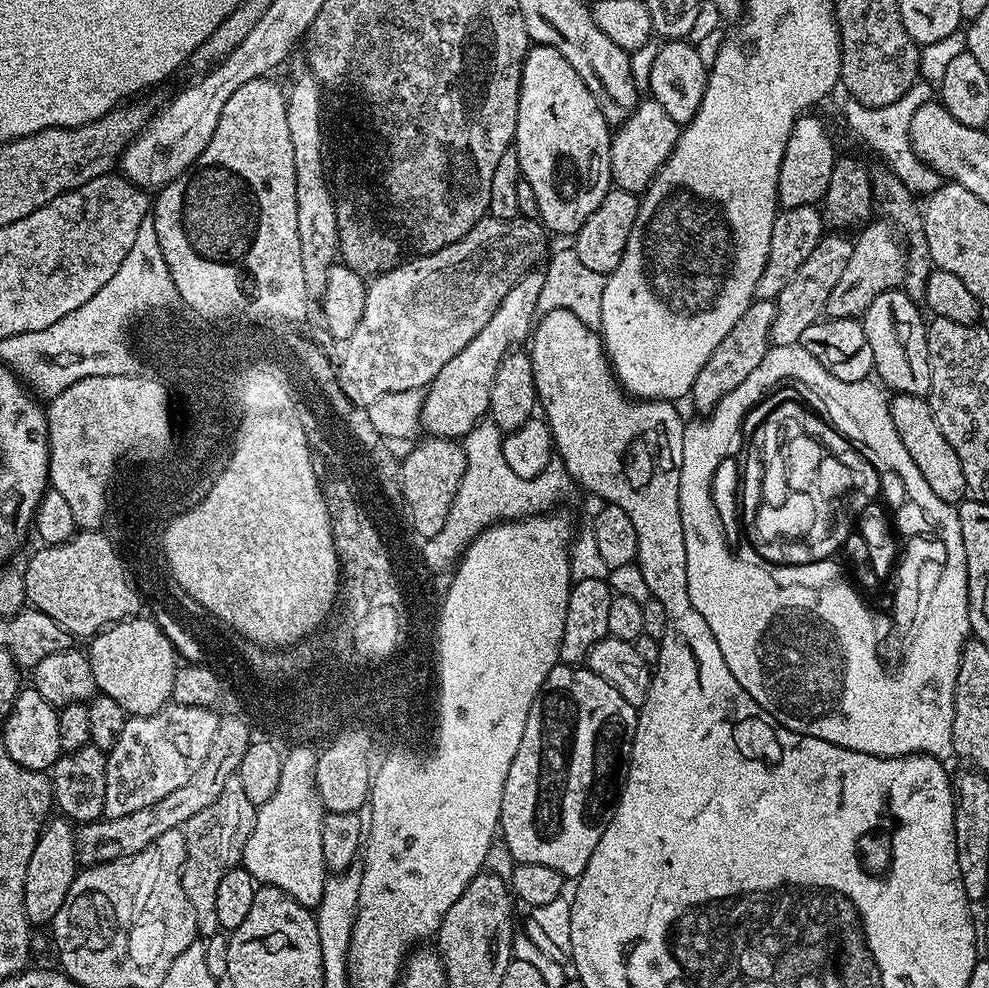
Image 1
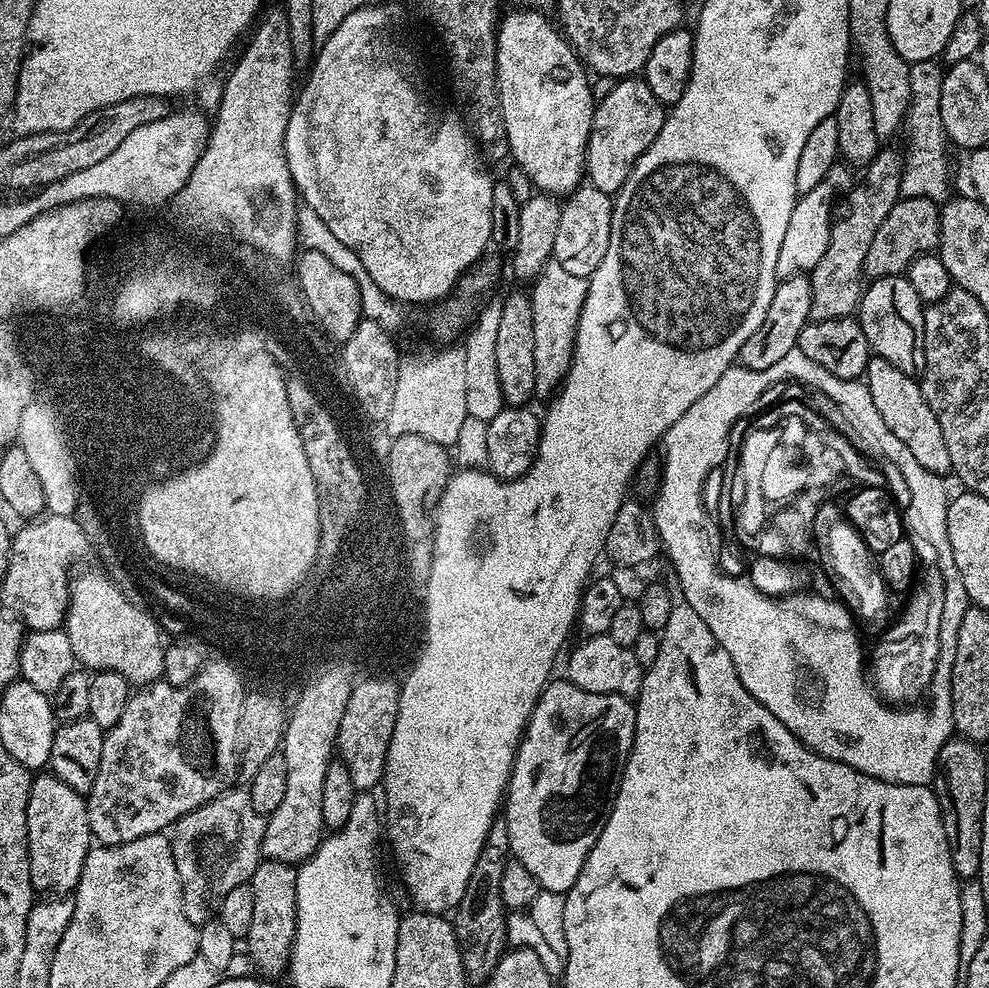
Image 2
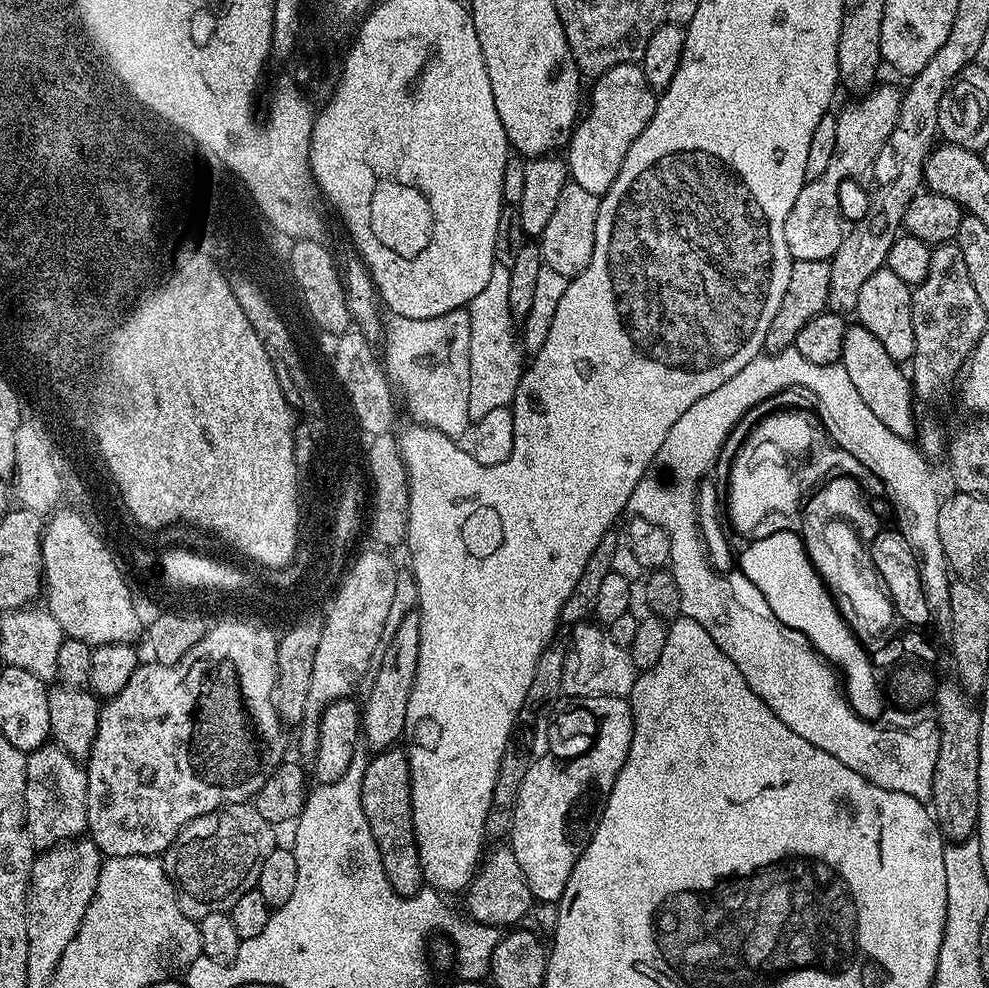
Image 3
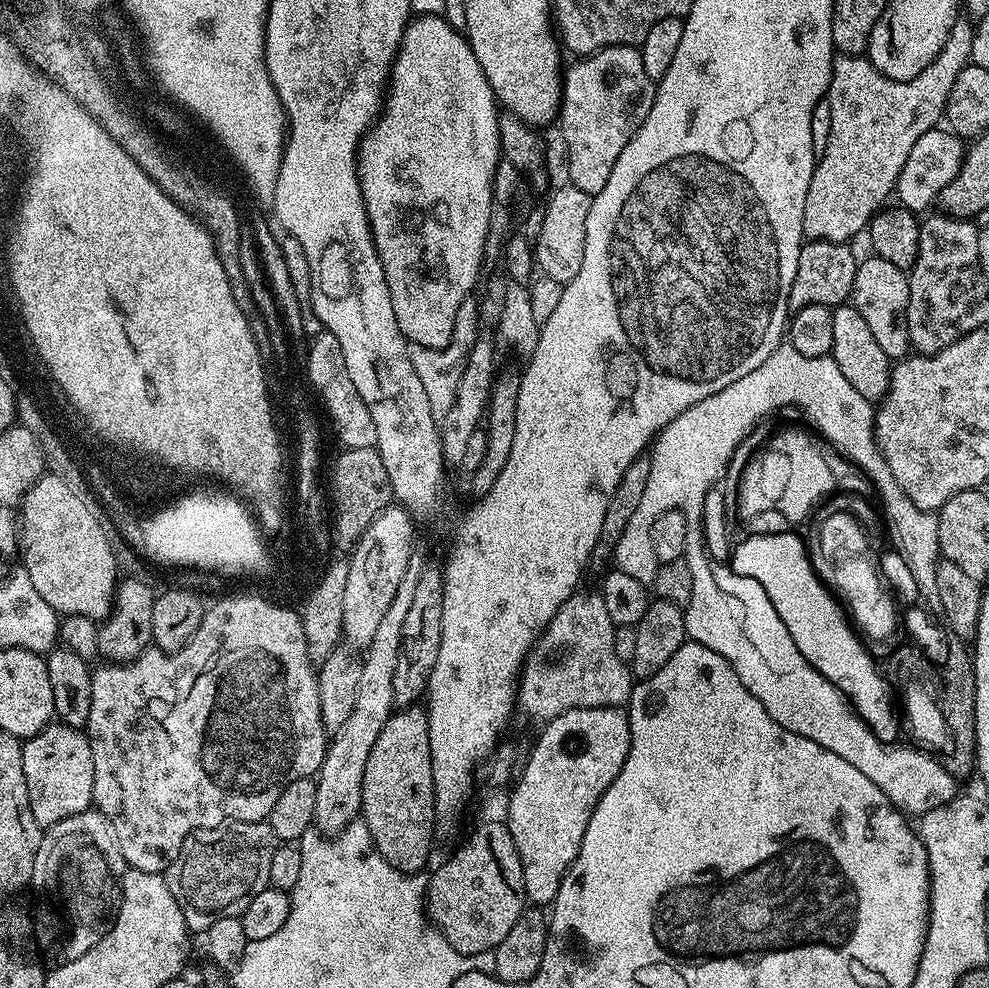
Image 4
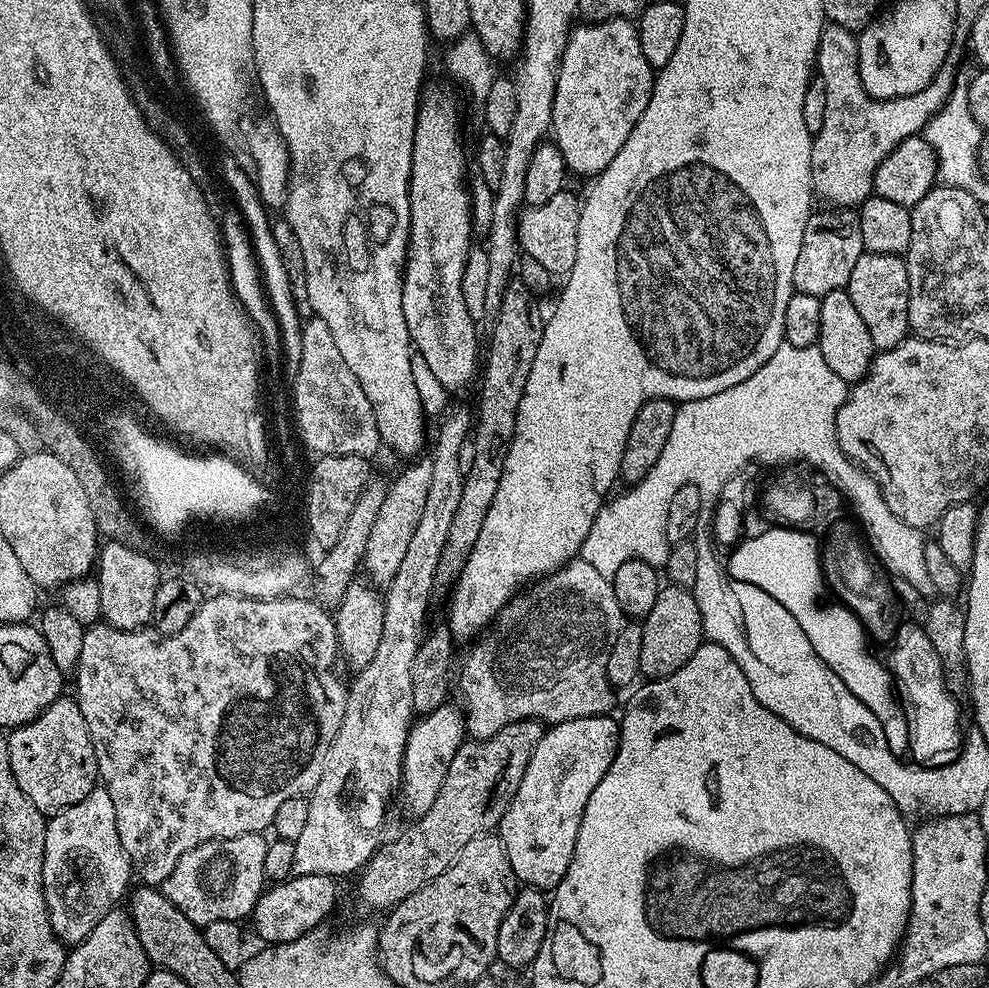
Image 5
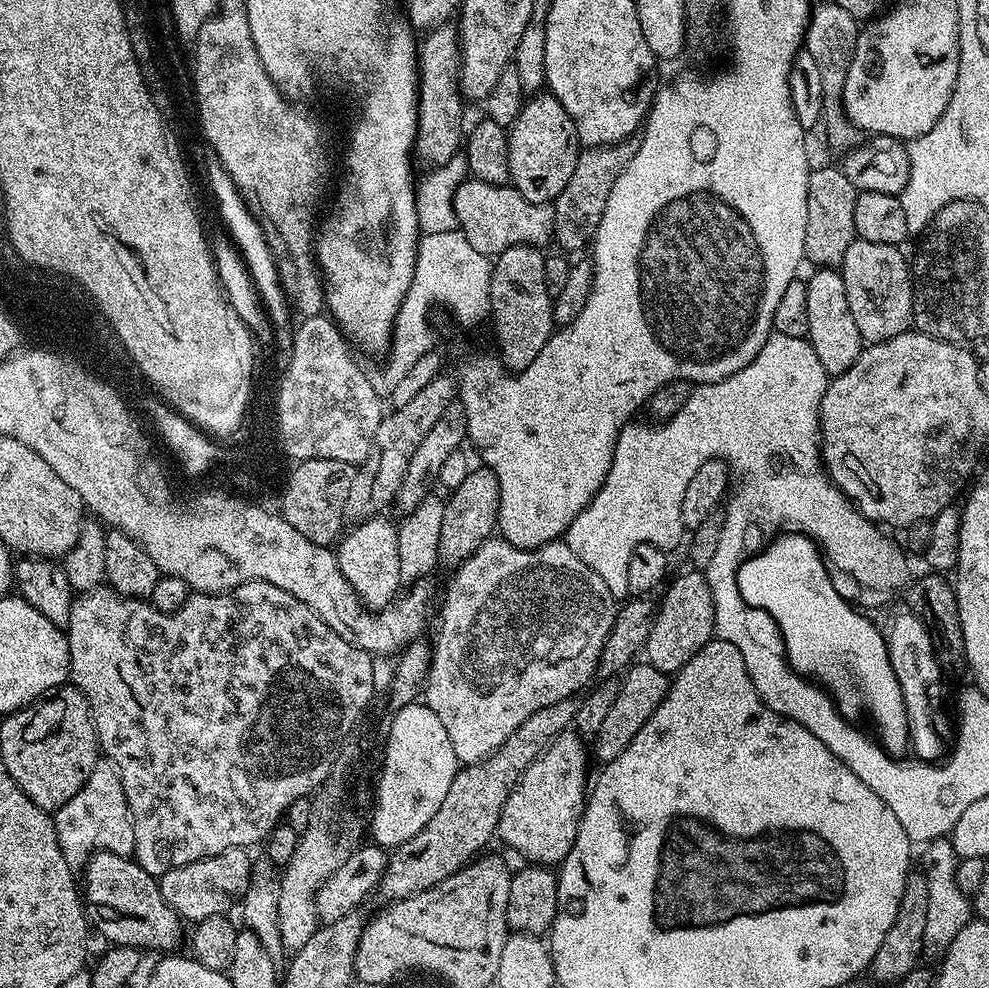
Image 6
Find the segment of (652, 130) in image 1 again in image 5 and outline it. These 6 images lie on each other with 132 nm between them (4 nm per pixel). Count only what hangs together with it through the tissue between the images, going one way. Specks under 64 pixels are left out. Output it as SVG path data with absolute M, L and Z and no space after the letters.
M631 19L580 22L573 27L562 54L554 90L554 143L569 173L595 178L622 150L630 130L650 102L654 69L642 54L638 28Z

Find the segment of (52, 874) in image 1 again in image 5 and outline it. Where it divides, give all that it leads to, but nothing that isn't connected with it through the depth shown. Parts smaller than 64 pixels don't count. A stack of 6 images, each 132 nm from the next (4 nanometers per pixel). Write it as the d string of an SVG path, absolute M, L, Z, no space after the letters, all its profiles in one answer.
M61 698L56 700L38 718L28 724L19 724L7 733L8 749L10 750L10 770L14 770L14 778L18 786L22 786L22 794L34 802L34 806L45 814L61 812L63 808L74 806L90 794L90 790L98 787L96 755L94 742L90 738L90 730L86 726L86 718L82 718L82 710L76 705L75 699Z

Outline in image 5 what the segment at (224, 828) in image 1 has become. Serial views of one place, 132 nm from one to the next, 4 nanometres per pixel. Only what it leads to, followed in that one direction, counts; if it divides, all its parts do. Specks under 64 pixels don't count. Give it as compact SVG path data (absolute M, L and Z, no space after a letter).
M258 832L238 834L225 840L211 840L178 858L178 866L166 878L162 891L190 922L203 926L210 922L237 922L251 917L252 907L266 887L262 866L266 863L269 841Z

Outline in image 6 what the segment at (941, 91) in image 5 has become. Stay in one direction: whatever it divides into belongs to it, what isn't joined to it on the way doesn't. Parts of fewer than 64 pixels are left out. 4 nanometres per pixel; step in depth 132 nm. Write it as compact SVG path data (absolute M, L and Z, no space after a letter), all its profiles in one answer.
M824 2L811 9L808 26L804 30L803 47L814 57L818 65L818 75L822 77L822 94L824 95L824 114L822 129L828 135L828 144L839 150L851 150L861 143L862 133L848 121L848 115L842 107L846 70L850 70L852 55L856 49L856 39L860 37L858 21L842 6L834 6L831 2Z

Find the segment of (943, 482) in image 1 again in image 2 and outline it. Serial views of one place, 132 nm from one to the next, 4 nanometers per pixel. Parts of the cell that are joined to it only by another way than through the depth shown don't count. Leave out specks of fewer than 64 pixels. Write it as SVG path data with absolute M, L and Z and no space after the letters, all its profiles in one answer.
M873 355L868 362L866 383L882 422L886 422L886 430L890 430L890 434L894 434L894 438L898 438L898 442L902 442L902 446L906 446L906 450L910 450L910 454L918 458L918 466L926 466L926 470L938 477L943 477L944 472L951 473L950 450L946 450L942 426L938 426L934 410L930 410L922 394L919 379L902 374L902 370L898 370L898 366L890 366L886 358Z

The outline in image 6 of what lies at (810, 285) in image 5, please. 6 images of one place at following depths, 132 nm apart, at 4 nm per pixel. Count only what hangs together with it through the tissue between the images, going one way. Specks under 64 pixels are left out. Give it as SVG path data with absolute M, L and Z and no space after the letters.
M839 167L816 168L808 173L806 190L806 242L804 259L812 266L831 268L838 266L846 254L846 249L857 239L854 230L854 202L858 193Z

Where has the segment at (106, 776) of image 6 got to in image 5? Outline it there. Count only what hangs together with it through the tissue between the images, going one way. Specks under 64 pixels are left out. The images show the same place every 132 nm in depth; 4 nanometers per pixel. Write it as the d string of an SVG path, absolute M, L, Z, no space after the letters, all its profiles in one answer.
M103 786L90 790L82 802L55 813L47 821L44 833L46 846L42 858L42 886L50 914L50 926L65 946L75 946L81 944L92 933L94 926L98 926L98 922L102 922L102 918L106 918L106 914L119 905L116 903L123 898L124 891L126 896L129 891L128 879L133 879L134 869L118 838L114 801Z

